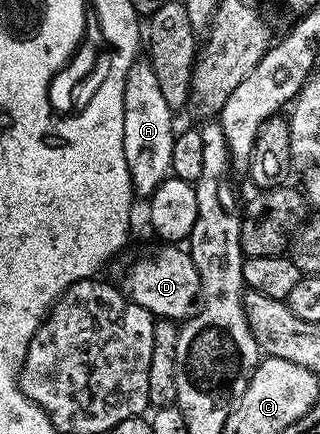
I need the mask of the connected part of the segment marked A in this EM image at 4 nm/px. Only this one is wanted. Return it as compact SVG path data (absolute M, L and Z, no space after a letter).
M147 60L134 62L125 77L123 108L125 109L123 112L123 154L127 156L127 168L131 172L133 193L137 196L141 194L148 196L153 194L155 188L159 188L159 184L163 184L163 180L171 174L175 111L163 97L153 66Z

